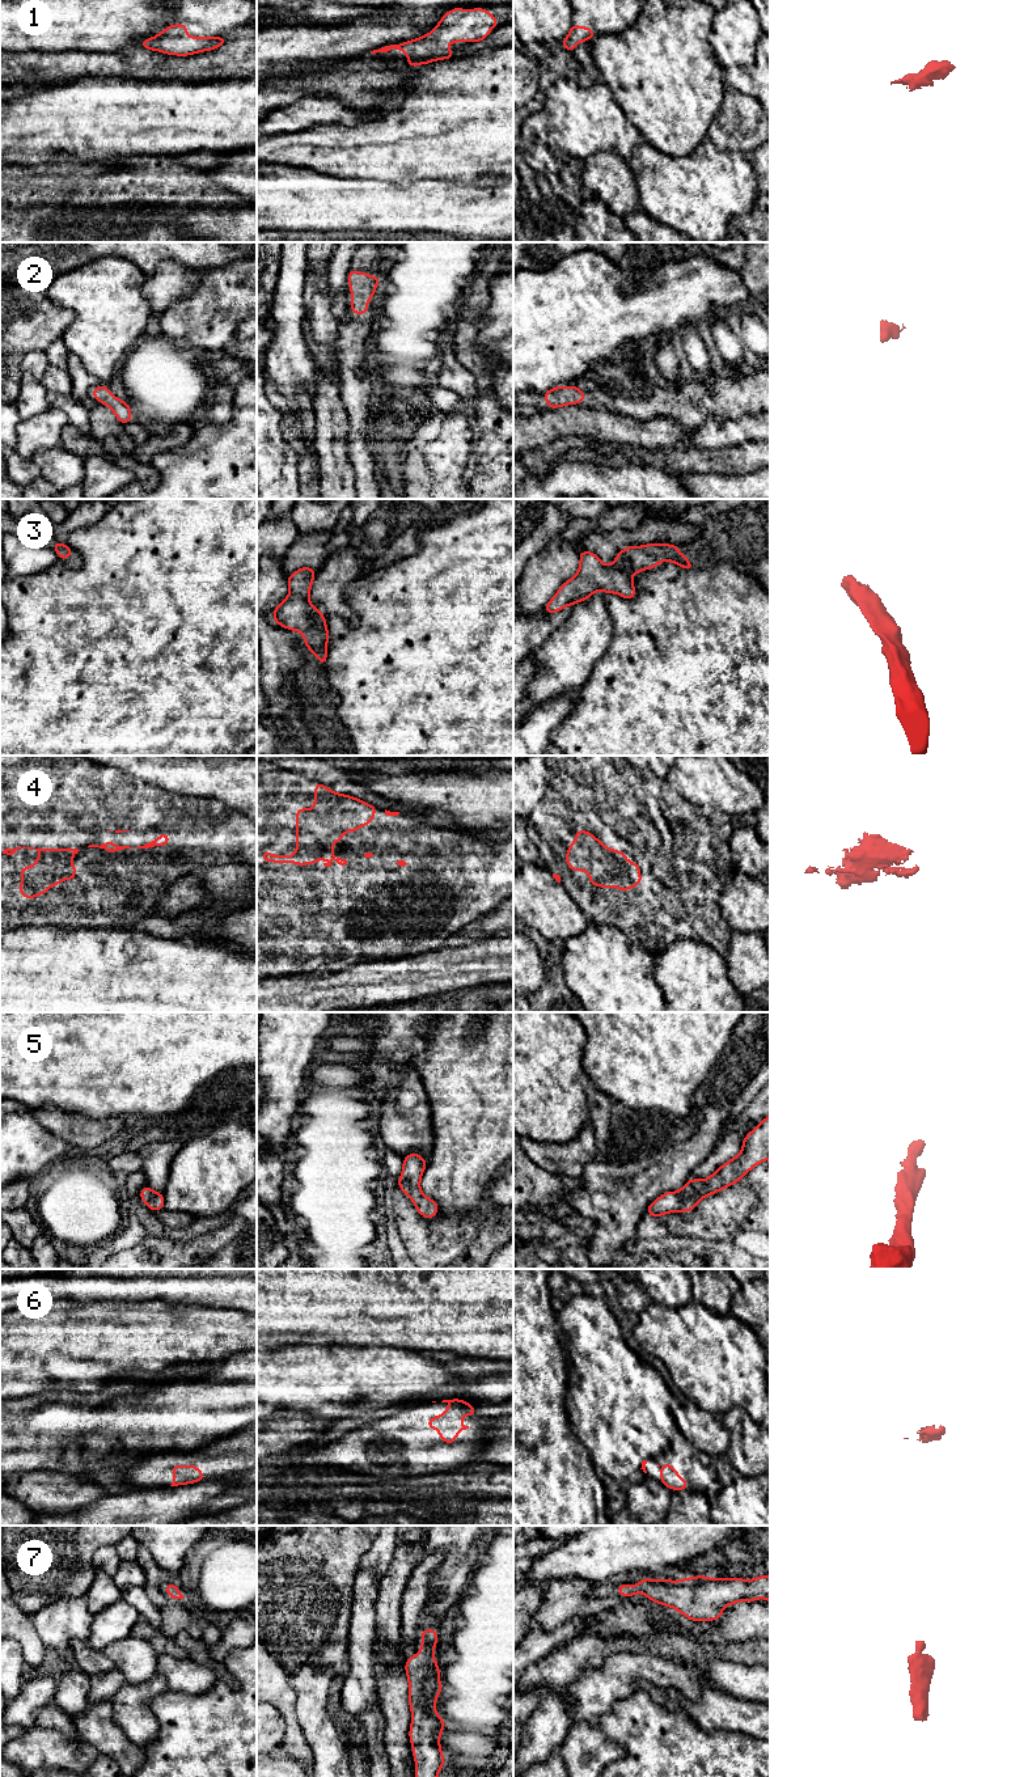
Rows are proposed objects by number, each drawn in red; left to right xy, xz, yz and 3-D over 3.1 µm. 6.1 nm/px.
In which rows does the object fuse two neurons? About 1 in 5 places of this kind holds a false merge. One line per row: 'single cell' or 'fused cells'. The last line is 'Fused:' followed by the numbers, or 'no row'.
1: single cell
2: single cell
3: single cell
4: single cell
5: single cell
6: single cell
7: single cell
Fused: no row

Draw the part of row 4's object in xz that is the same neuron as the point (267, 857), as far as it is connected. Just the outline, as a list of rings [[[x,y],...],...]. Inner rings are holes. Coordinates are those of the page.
[[[314,782],[314,805],[312,809],[296,809],[296,854],[272,855],[265,850],[259,856],[272,863],[296,863],[300,867],[314,866],[320,858],[331,866],[333,843],[343,839],[344,832],[358,832],[367,826],[378,807],[350,795],[337,794],[329,787]]]

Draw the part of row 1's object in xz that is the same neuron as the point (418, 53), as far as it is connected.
[[[453,8],[441,17],[440,22],[428,34],[409,42],[373,50],[371,54],[388,52],[392,48],[405,51],[410,68],[435,60],[454,59],[454,50],[447,48],[445,43],[475,41],[482,43],[490,30],[498,25],[498,18],[487,9],[474,8],[465,10]]]

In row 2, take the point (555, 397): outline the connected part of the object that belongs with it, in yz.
[[[557,386],[543,393],[547,409],[576,405],[585,401],[585,394],[579,386]]]

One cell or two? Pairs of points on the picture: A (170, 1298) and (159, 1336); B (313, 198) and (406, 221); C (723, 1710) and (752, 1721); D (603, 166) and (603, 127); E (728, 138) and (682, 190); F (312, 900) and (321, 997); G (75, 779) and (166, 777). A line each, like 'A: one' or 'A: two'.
A: two
B: one
C: one
D: two
E: two
F: two
G: two

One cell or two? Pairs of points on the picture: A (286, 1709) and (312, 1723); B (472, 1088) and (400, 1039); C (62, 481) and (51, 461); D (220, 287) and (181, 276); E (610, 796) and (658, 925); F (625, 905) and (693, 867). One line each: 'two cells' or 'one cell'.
A: two cells
B: two cells
C: one cell
D: two cells
E: one cell
F: one cell

